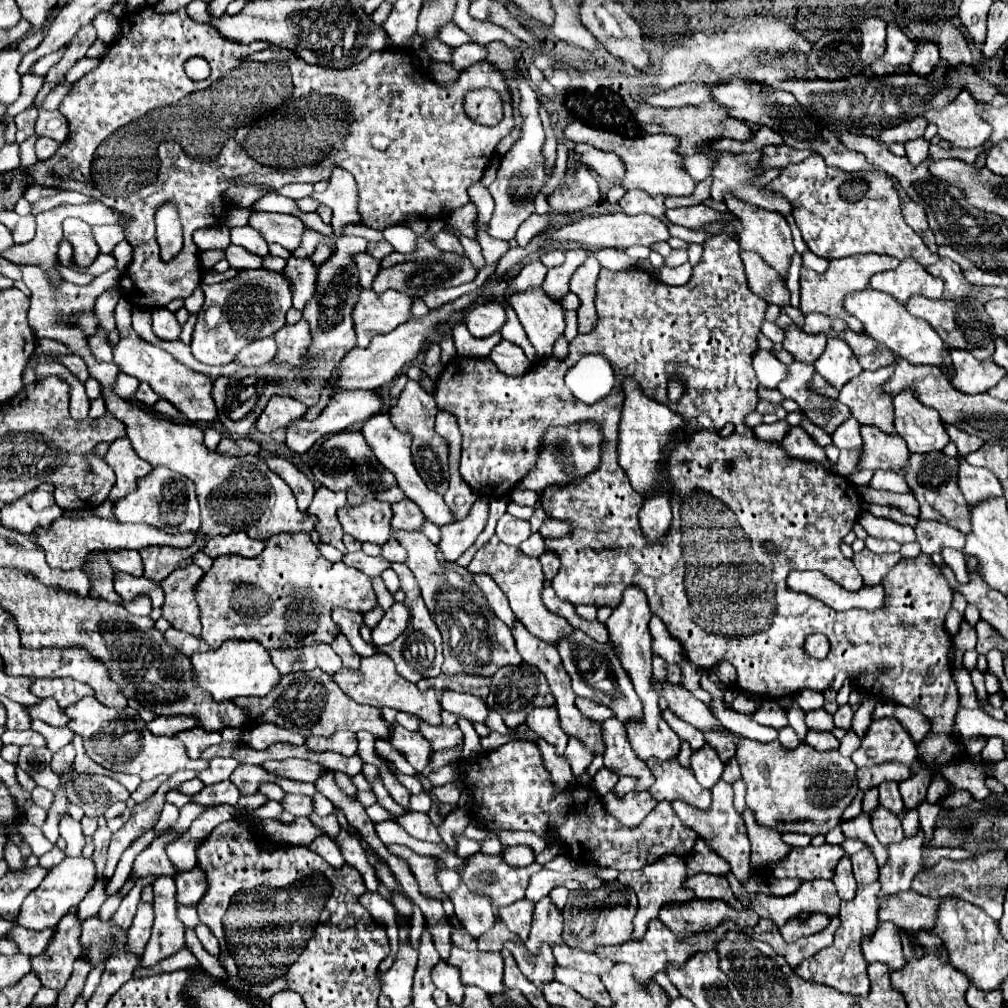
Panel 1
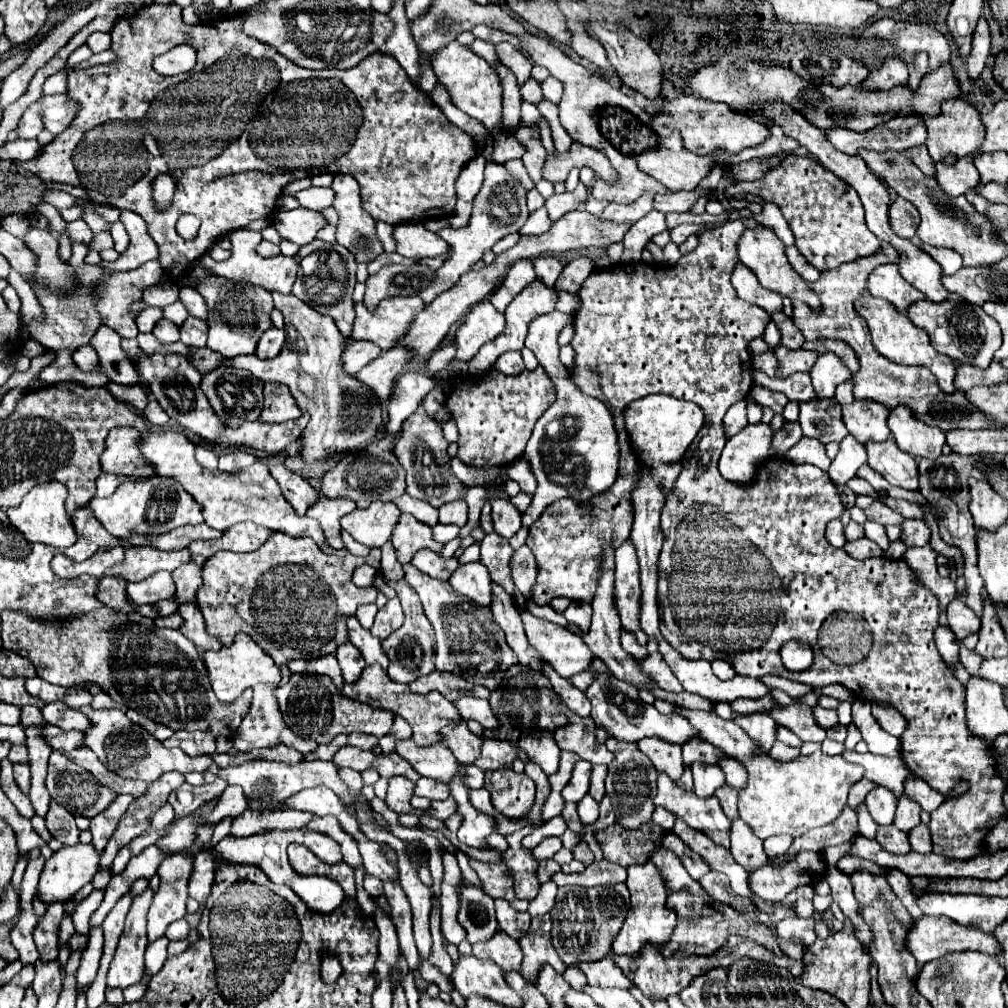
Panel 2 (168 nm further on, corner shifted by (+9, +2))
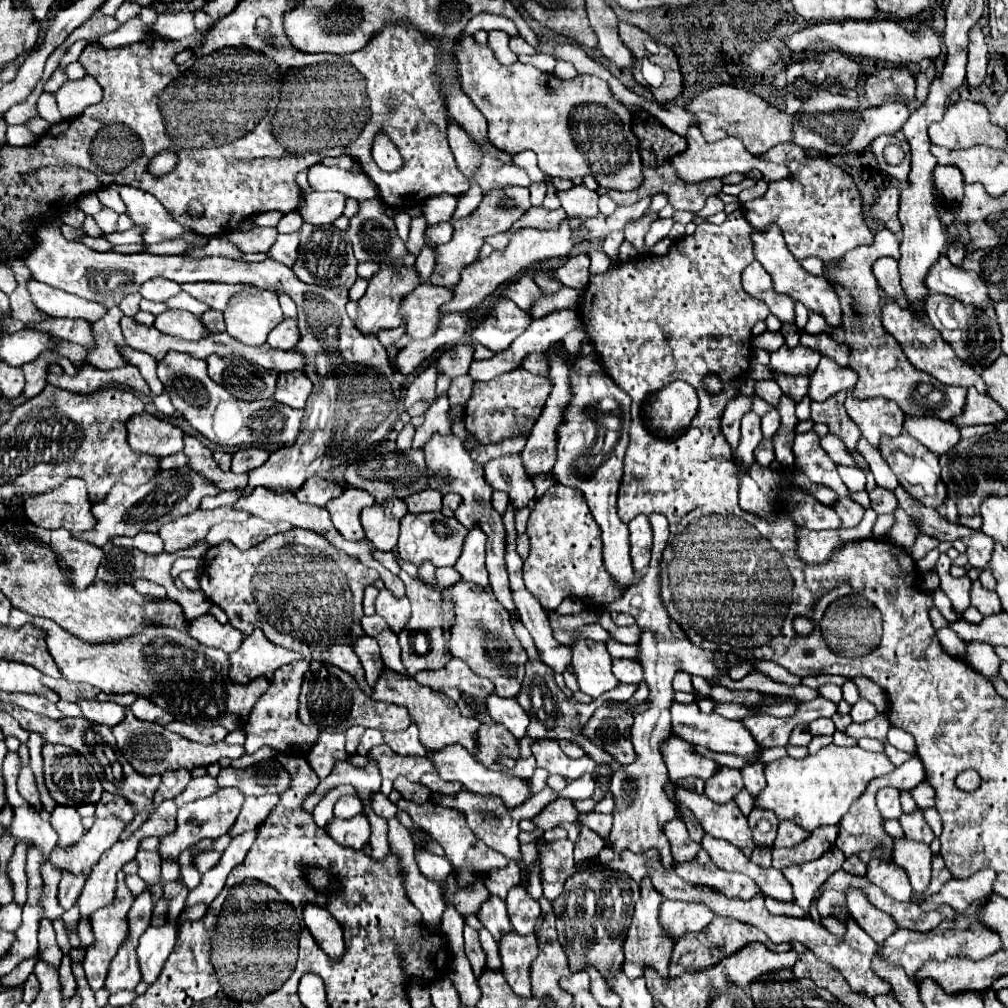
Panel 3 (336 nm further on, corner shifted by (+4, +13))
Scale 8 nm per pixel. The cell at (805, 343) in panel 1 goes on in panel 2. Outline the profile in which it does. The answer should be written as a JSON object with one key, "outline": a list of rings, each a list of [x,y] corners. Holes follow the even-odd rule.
{"outline":[[[777,346],[773,352],[779,360],[779,376],[781,378],[787,378],[795,372],[809,372],[819,356],[815,350],[805,350],[805,348],[787,350],[787,346]]]}

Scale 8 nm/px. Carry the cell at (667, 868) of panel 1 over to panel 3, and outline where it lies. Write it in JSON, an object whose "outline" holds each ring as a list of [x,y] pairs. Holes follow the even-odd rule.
{"outline":[[[644,877],[644,881],[640,883],[642,887],[642,897],[636,903],[634,909],[634,917],[632,917],[632,925],[628,929],[626,935],[626,943],[624,943],[624,973],[628,975],[628,979],[638,979],[644,975],[646,967],[656,969],[662,977],[668,977],[668,965],[670,965],[670,953],[672,953],[672,939],[668,939],[668,935],[664,933],[664,929],[658,923],[658,911],[660,911],[660,903],[662,903],[662,895],[652,887],[650,879]]]}

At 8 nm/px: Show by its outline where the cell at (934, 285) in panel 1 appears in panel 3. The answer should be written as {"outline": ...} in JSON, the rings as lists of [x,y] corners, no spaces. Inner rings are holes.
{"outline":[[[882,257],[874,263],[872,267],[874,277],[878,281],[878,285],[882,287],[882,291],[886,293],[886,297],[890,297],[892,301],[896,301],[900,307],[908,307],[906,295],[900,287],[900,273],[898,273],[898,261],[890,259],[890,257]]]}

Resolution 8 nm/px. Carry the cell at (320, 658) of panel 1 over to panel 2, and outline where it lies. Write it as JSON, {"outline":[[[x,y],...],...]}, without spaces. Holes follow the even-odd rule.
{"outline":[[[327,654],[327,656],[323,656],[323,674],[325,674],[325,676],[329,676],[337,688],[341,688],[341,686],[343,686],[341,668],[339,668],[339,664],[337,664],[337,658],[335,658],[333,654]]]}

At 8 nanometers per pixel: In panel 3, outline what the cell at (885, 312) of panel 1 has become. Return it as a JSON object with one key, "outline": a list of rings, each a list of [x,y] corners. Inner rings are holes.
{"outline":[[[886,301],[882,305],[882,325],[884,329],[900,343],[904,355],[910,359],[910,363],[914,367],[918,367],[920,371],[926,371],[930,373],[932,377],[936,377],[938,381],[942,381],[944,385],[956,385],[956,387],[976,387],[980,393],[988,393],[988,387],[986,383],[982,381],[982,377],[976,373],[974,367],[970,367],[968,363],[964,363],[956,353],[954,349],[950,347],[950,343],[946,343],[940,333],[928,323],[928,321],[922,321],[922,319],[916,319],[912,315],[910,309],[902,309],[900,305],[896,305],[894,301]]]}

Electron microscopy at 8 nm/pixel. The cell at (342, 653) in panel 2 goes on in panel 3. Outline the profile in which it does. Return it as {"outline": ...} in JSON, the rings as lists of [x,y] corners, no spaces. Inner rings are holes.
{"outline":[[[364,635],[360,639],[354,641],[354,651],[356,655],[360,657],[362,661],[362,667],[366,671],[366,681],[370,685],[376,683],[376,679],[380,677],[380,671],[384,671],[384,663],[382,663],[382,657],[380,657],[380,647],[376,643],[376,639]]]}

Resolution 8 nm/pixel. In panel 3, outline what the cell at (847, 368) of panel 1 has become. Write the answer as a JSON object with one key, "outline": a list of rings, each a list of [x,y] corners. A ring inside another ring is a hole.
{"outline":[[[822,357],[818,369],[814,371],[814,375],[810,377],[810,389],[808,389],[808,397],[812,401],[824,401],[832,395],[836,395],[838,391],[848,391],[854,389],[858,381],[858,375],[848,369],[848,367],[840,367],[836,363],[832,363],[832,359]]]}

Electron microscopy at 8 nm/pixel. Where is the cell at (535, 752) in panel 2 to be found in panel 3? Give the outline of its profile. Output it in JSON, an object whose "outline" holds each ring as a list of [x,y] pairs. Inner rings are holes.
{"outline":[[[536,741],[532,745],[532,753],[536,757],[536,765],[546,769],[552,775],[558,775],[562,779],[566,779],[568,783],[572,783],[574,779],[580,779],[584,773],[590,773],[592,779],[596,781],[596,789],[592,793],[592,799],[598,803],[600,795],[604,795],[604,791],[600,791],[600,783],[596,779],[596,763],[590,757],[582,757],[582,759],[570,759],[562,753],[558,741]]]}

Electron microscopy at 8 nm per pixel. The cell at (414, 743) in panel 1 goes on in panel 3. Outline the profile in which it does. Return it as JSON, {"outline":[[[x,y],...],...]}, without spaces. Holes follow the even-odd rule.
{"outline":[[[452,745],[452,747],[446,747],[444,751],[436,751],[436,753],[428,755],[428,759],[434,763],[438,775],[444,781],[458,781],[458,783],[462,783],[472,793],[496,795],[496,797],[500,797],[504,801],[506,807],[518,807],[518,805],[522,805],[530,797],[530,785],[528,785],[528,781],[516,779],[512,775],[504,775],[504,773],[498,773],[498,771],[492,771],[492,769],[484,767],[482,763],[478,763],[472,757],[472,753],[468,753],[460,745]]]}

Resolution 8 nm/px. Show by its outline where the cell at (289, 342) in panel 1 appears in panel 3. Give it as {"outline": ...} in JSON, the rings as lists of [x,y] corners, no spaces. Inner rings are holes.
{"outline":[[[44,225],[36,229],[36,247],[34,251],[26,257],[26,267],[32,271],[36,281],[42,281],[50,287],[62,289],[66,293],[74,293],[78,297],[84,297],[88,301],[96,301],[104,307],[118,305],[126,295],[140,291],[142,283],[154,277],[164,277],[176,283],[194,283],[194,281],[218,281],[218,283],[252,283],[262,289],[274,289],[278,293],[286,293],[294,299],[298,307],[298,327],[302,333],[302,341],[298,343],[298,349],[306,355],[308,365],[306,373],[314,381],[314,393],[310,401],[306,403],[306,417],[304,417],[304,449],[292,449],[292,445],[282,447],[274,451],[268,461],[258,467],[248,471],[248,483],[240,491],[222,491],[216,497],[204,497],[200,503],[200,509],[216,509],[222,505],[234,505],[240,495],[248,495],[252,489],[258,485],[270,489],[270,491],[280,491],[280,493],[296,493],[302,485],[282,485],[282,483],[298,483],[304,479],[304,475],[320,475],[328,473],[340,465],[350,463],[364,447],[372,447],[376,443],[386,441],[388,433],[394,427],[394,421],[398,419],[400,403],[404,399],[404,385],[398,377],[398,373],[390,367],[388,351],[382,347],[382,343],[374,335],[364,335],[360,333],[352,321],[348,319],[344,305],[348,301],[348,295],[344,287],[334,287],[334,291],[326,291],[322,285],[308,285],[296,279],[294,271],[290,267],[284,267],[282,263],[276,263],[274,259],[266,259],[262,263],[246,263],[246,261],[236,261],[236,259],[226,259],[226,257],[188,257],[188,255],[152,255],[152,253],[138,253],[138,255],[122,255],[122,253],[100,253],[94,251],[82,243],[70,243],[62,237],[62,233],[52,227]]]}

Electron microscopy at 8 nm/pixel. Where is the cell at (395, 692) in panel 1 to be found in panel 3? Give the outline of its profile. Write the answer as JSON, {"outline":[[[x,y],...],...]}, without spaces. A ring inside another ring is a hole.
{"outline":[[[384,669],[384,673],[380,675],[378,683],[374,685],[374,691],[372,691],[372,699],[376,701],[388,701],[388,703],[394,703],[394,705],[402,705],[408,709],[408,713],[412,715],[414,723],[418,725],[418,731],[420,731],[420,741],[422,745],[432,753],[432,751],[440,751],[444,747],[450,747],[450,745],[462,745],[464,749],[468,749],[470,753],[476,751],[478,743],[476,743],[476,731],[480,727],[480,721],[470,717],[462,717],[458,707],[448,699],[444,697],[442,693],[436,693],[432,691],[430,687],[424,687],[420,683],[416,683],[412,677],[406,677],[406,675],[400,675],[400,673],[394,673],[390,669]]]}

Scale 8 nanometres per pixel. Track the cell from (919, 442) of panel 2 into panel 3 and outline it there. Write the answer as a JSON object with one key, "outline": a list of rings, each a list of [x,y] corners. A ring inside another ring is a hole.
{"outline":[[[906,417],[904,431],[936,455],[944,455],[960,441],[960,429],[954,423],[932,417]]]}

